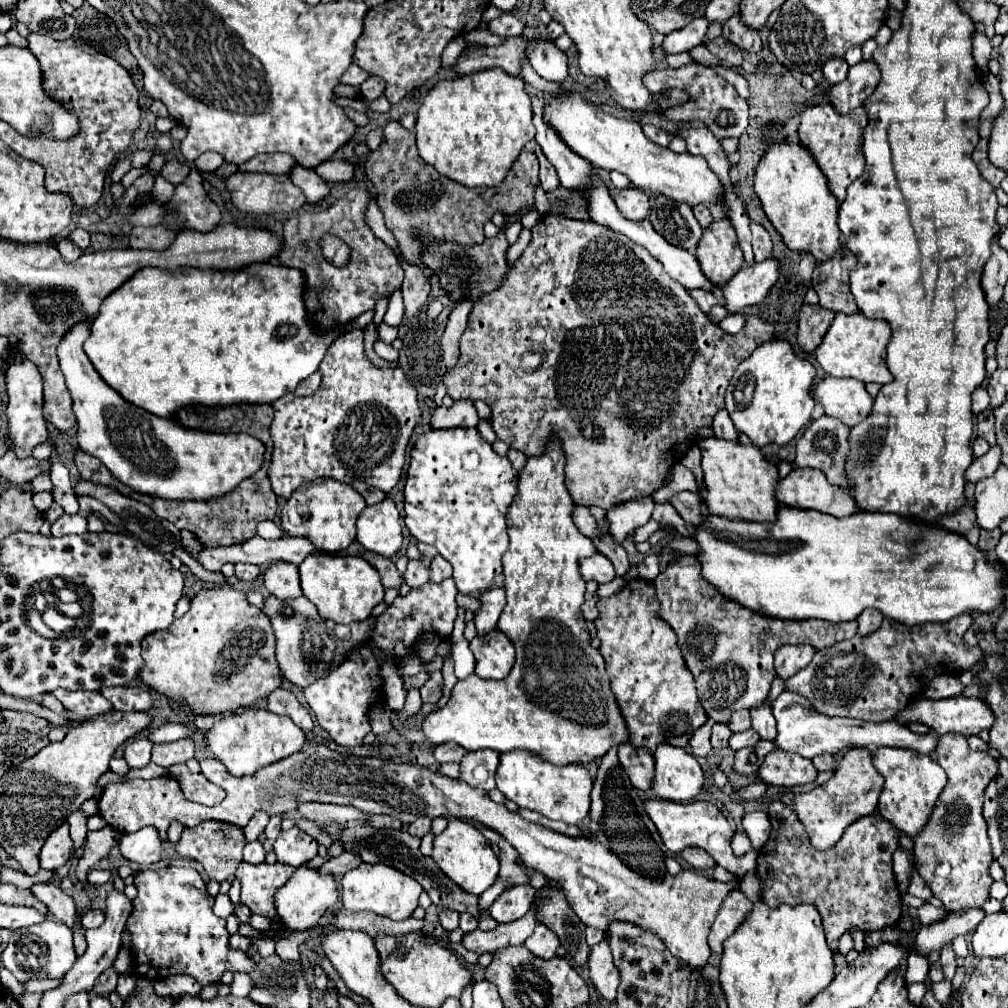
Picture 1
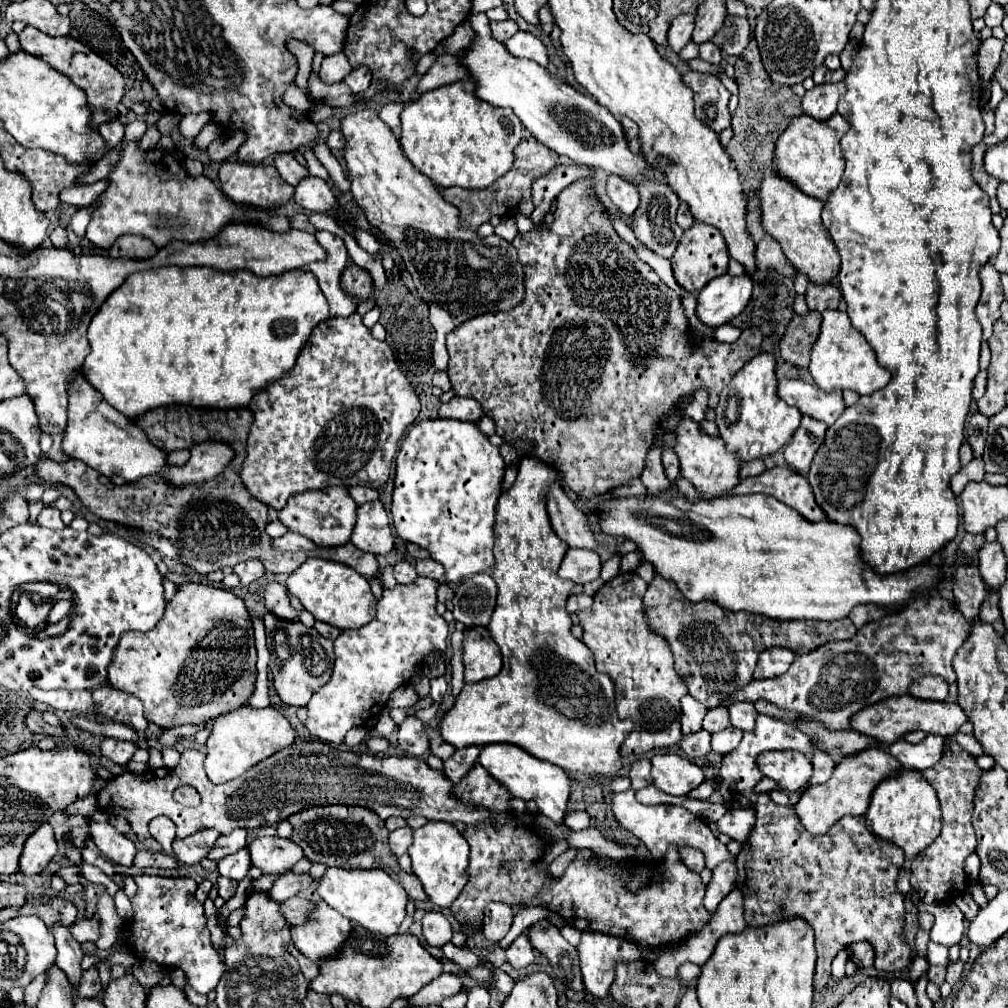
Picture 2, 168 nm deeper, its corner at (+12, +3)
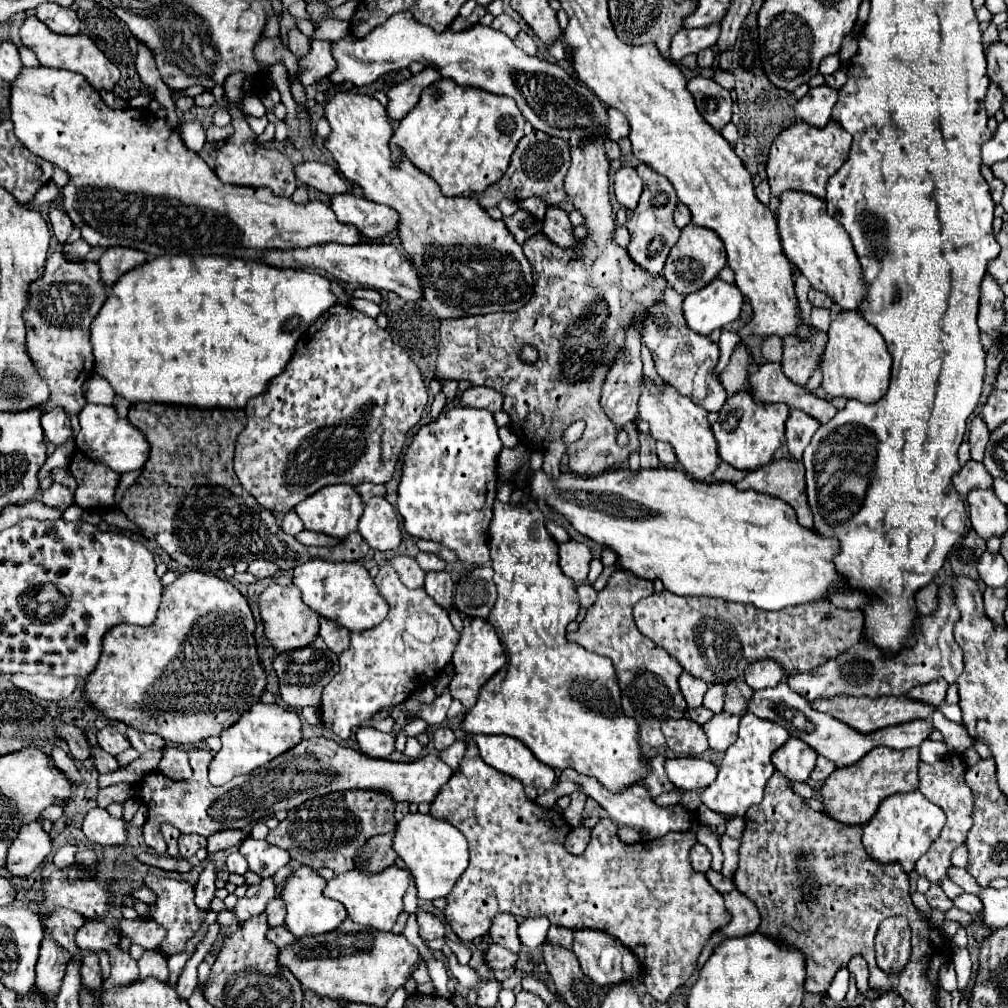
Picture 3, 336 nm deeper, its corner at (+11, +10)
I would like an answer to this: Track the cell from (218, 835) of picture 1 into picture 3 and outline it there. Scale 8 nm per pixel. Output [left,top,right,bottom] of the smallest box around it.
[179,834,207,858]

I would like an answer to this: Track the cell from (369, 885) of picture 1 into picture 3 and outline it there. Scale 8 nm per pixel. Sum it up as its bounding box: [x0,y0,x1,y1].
[325,866,409,932]

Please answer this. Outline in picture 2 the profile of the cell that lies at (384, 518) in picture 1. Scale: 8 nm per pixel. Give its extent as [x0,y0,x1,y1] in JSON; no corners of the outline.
[350,501,394,555]

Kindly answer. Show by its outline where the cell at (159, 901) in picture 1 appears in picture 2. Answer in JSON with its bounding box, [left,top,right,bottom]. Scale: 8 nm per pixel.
[130,875,224,995]

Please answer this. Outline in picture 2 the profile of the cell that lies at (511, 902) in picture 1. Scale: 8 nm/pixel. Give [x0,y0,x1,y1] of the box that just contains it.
[482,903,512,943]

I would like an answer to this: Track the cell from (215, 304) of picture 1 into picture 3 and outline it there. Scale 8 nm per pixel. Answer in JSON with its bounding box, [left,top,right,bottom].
[91,254,335,408]

